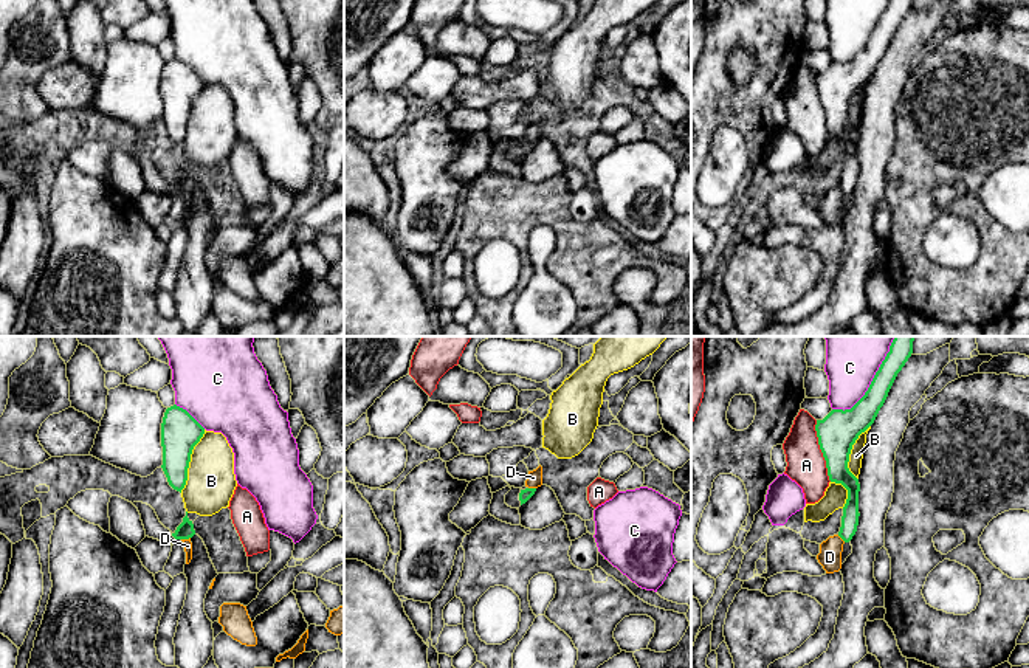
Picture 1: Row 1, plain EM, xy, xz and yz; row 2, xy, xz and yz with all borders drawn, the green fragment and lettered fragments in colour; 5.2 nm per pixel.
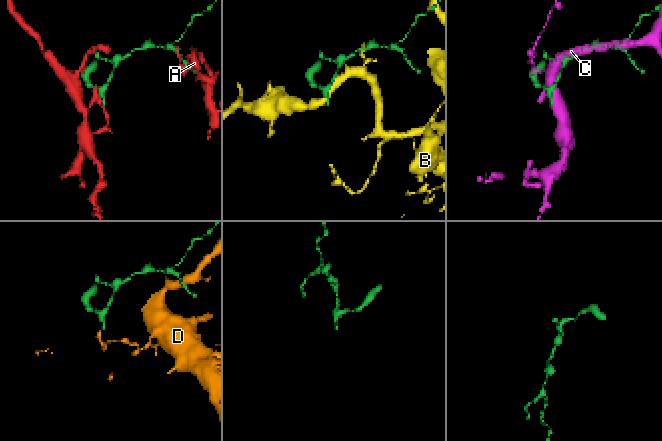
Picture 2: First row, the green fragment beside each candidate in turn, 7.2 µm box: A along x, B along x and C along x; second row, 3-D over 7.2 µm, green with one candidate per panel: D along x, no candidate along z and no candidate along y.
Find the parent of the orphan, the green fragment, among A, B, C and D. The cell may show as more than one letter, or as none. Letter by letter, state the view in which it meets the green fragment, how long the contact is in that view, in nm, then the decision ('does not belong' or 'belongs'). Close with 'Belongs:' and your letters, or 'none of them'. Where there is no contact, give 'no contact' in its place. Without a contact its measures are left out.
A: meets green in yz; contact 340 nm long; does not belong
B: meets green in xy; contact 360 nm long; does not belong
C: meets green in yz; contact 500 nm long; does not belong
D: meets green in xy; contact 50 nm long; does not belong
Belongs: none of them

